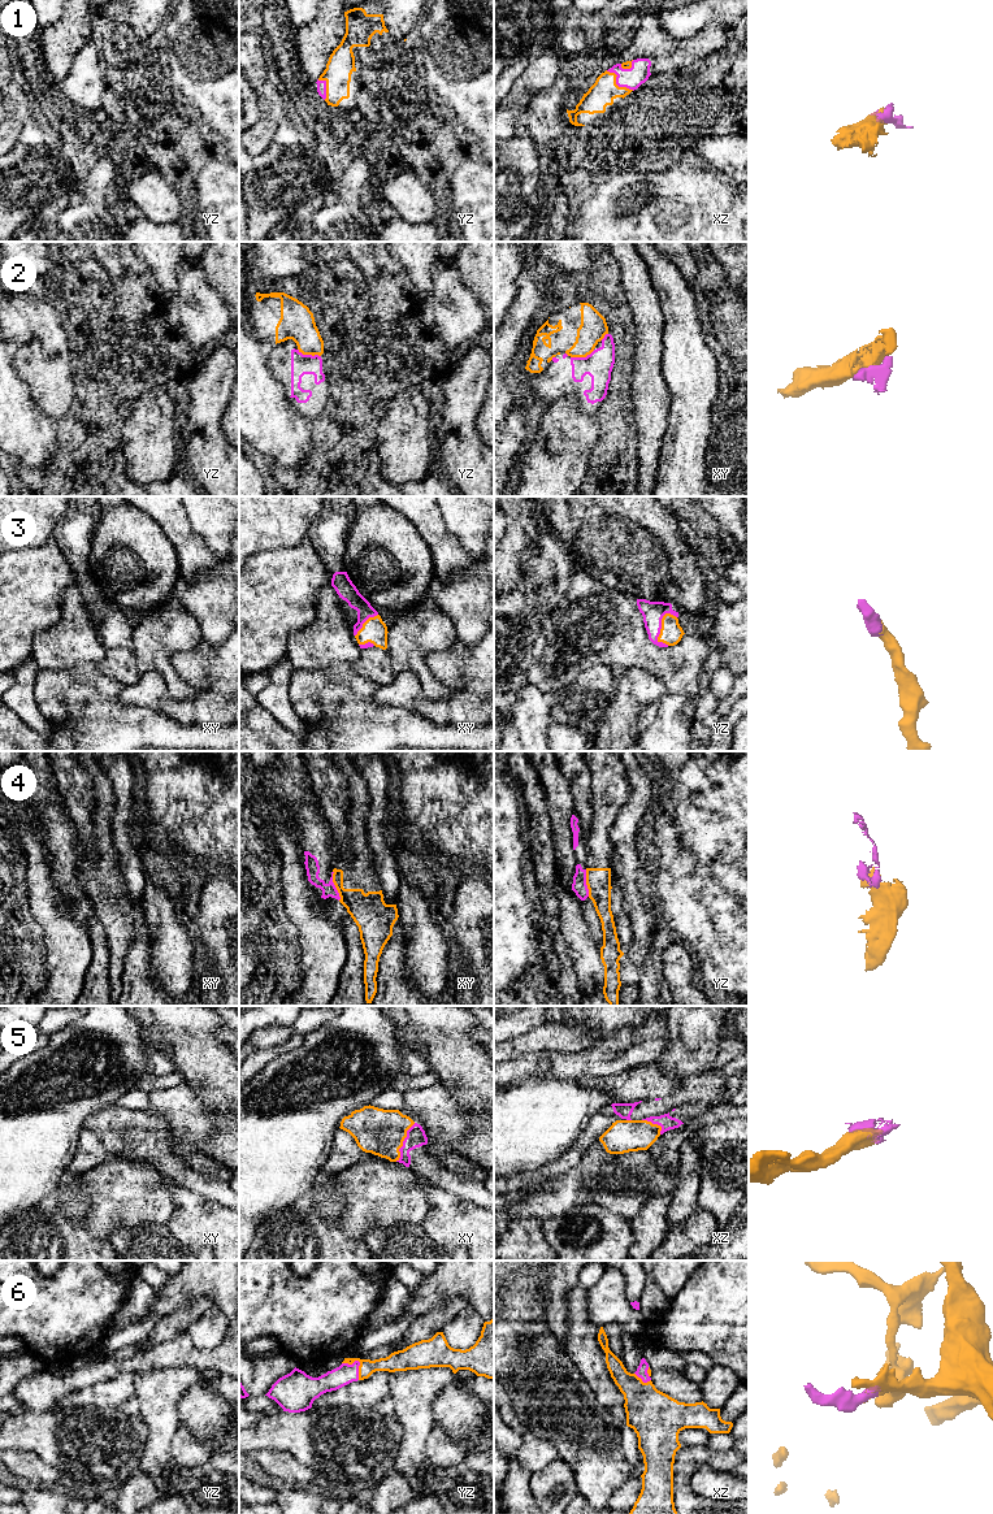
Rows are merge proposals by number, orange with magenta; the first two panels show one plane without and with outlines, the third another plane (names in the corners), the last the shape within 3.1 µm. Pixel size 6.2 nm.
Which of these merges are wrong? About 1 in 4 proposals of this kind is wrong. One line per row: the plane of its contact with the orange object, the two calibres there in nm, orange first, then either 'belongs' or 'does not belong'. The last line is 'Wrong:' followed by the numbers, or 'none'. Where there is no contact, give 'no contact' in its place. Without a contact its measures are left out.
1: xz | 160/130 nm | belongs
2: yz | 220/130 nm | does not belong
3: yz | 140/140 nm | belongs
4: xy | 200/90 nm | does not belong
5: xy | 280/120 nm | belongs
6: yz | 130/120 nm | belongs
Wrong: 2, 4

